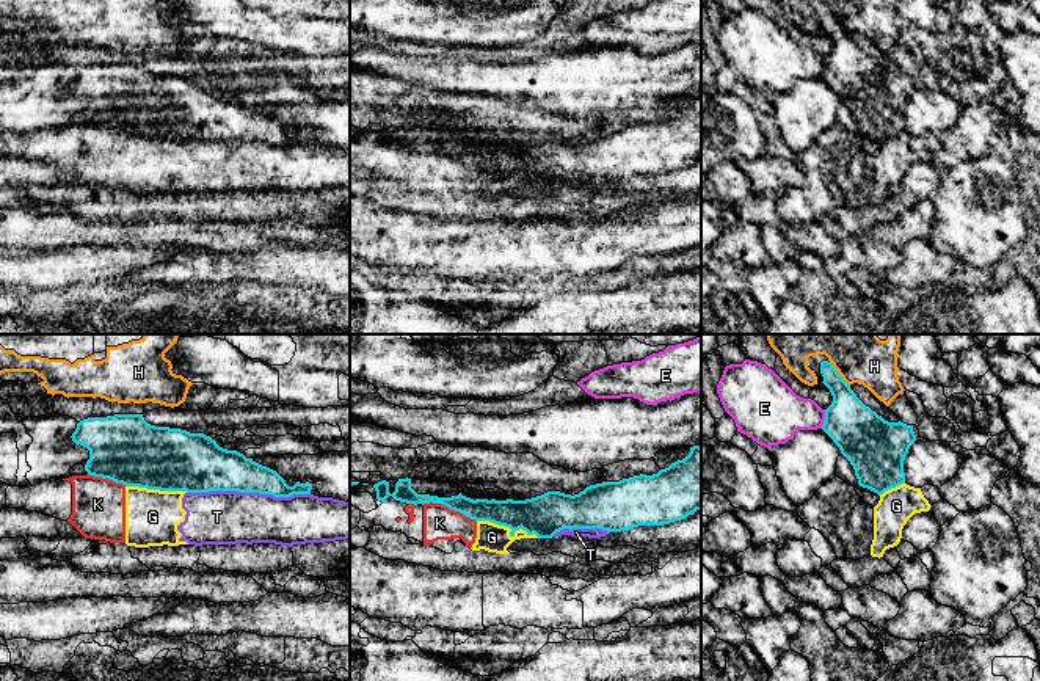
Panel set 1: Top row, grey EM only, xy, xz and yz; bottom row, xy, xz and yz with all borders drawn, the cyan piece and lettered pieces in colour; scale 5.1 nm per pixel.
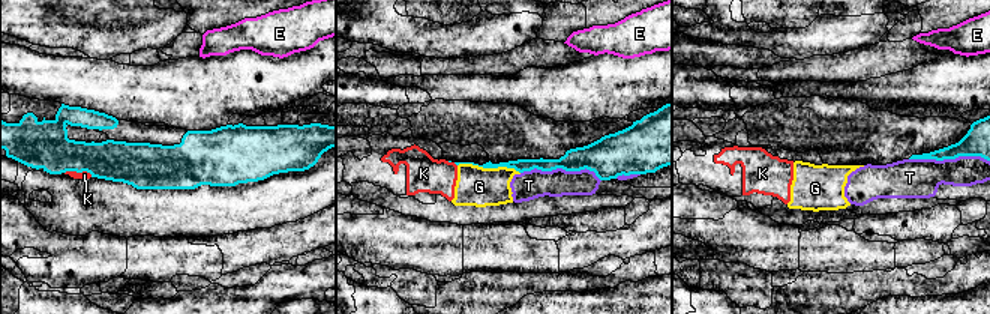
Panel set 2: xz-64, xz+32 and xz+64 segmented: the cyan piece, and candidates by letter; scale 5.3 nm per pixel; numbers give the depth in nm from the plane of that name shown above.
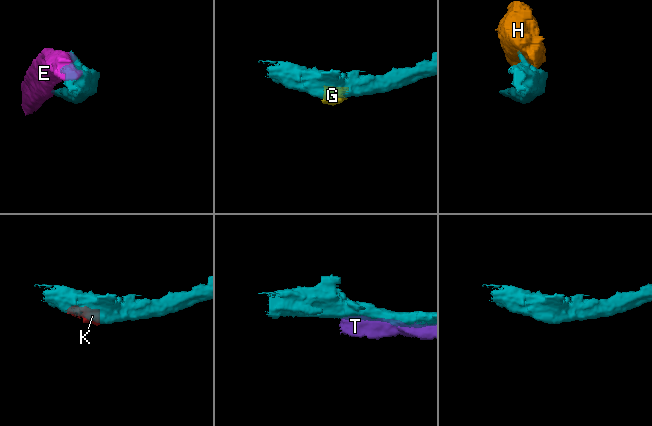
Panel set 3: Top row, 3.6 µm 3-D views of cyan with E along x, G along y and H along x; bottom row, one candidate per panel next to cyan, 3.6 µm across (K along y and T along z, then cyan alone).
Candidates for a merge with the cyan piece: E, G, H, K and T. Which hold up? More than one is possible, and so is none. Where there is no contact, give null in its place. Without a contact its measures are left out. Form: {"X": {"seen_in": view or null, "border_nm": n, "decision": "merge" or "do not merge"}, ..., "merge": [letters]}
{"E": {"seen_in": "yz", "border_nm": 100, "decision": "do not merge"}, "G": {"seen_in": "xz", "border_nm": 340, "decision": "do not merge"}, "H": {"seen_in": "yz", "border_nm": 170, "decision": "do not merge"}, "K": {"seen_in": "xz", "border_nm": 300, "decision": "do not merge"}, "T": {"seen_in": "xy", "border_nm": 650, "decision": "do not merge"}, "merge": []}

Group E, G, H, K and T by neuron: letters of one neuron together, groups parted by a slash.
E / G K T / H

